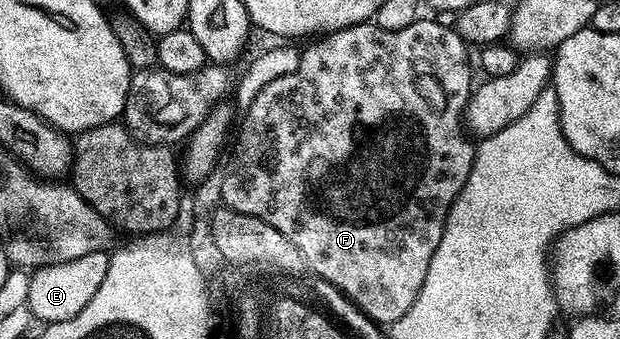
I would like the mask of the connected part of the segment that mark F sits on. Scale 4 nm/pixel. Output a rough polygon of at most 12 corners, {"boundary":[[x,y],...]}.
{"boundary":[[373,20],[246,107],[222,205],[374,323],[473,168],[458,29]]}

